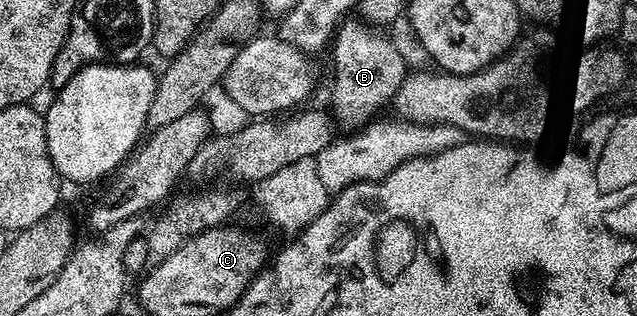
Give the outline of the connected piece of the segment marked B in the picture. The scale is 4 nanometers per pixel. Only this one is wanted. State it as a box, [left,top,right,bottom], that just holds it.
[331,18,409,125]

